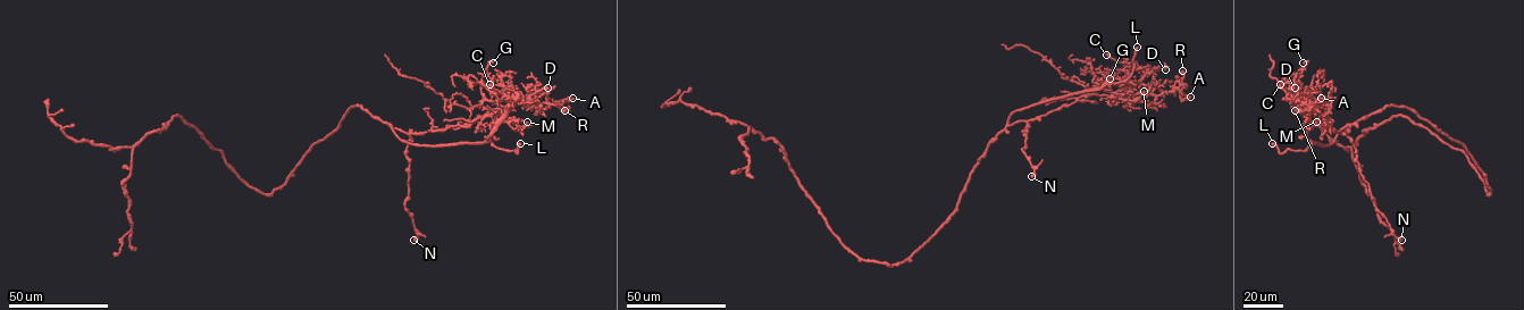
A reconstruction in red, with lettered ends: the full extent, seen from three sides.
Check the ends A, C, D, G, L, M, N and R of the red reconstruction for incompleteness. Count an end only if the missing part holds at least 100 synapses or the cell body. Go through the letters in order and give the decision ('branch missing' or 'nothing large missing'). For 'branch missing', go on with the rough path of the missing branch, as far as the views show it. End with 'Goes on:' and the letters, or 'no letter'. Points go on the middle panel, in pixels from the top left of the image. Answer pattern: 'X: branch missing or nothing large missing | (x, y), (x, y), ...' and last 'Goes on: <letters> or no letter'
A: nothing large missing
C: nothing large missing
D: nothing large missing
G: nothing large missing
L: branch missing | (1137, 47), (1166, 50), (1166, 40)
M: nothing large missing
N: nothing large missing
R: nothing large missing
Goes on: L

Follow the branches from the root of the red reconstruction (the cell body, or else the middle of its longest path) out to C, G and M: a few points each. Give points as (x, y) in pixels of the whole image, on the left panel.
C: (320, 141), (338, 126), (351, 107), (361, 106), (413, 144), (482, 143), (510, 98), (516, 99), (490, 84)
G: (320, 141), (351, 107), (361, 106), (413, 144), (482, 143), (511, 101), (493, 89), (486, 69), (493, 63)
M: (320, 141), (353, 106), (413, 144), (482, 143), (505, 112), (501, 108), (497, 112), (517, 131), (527, 122)

